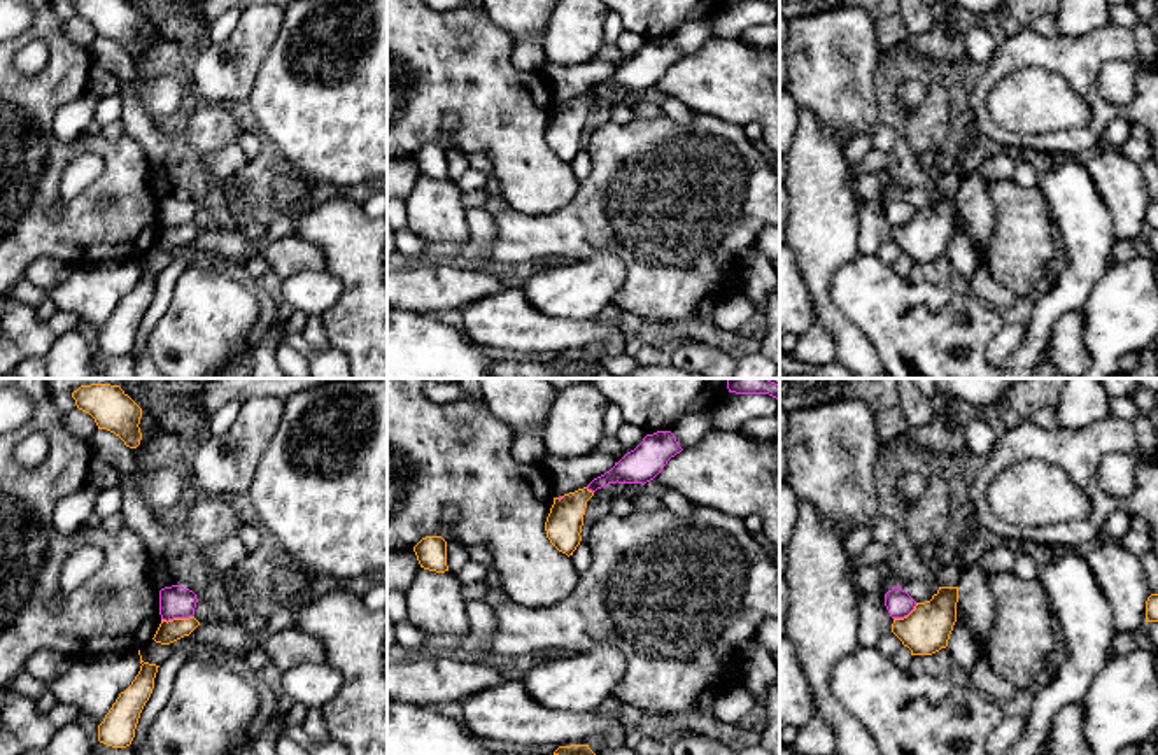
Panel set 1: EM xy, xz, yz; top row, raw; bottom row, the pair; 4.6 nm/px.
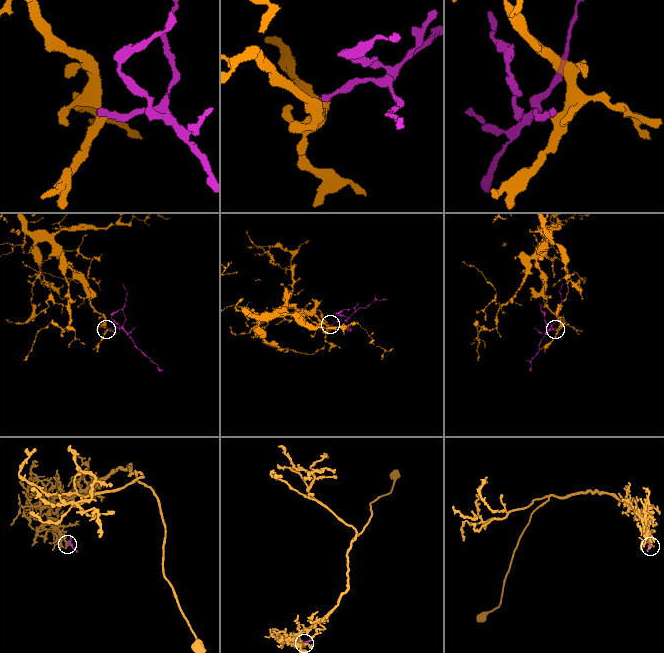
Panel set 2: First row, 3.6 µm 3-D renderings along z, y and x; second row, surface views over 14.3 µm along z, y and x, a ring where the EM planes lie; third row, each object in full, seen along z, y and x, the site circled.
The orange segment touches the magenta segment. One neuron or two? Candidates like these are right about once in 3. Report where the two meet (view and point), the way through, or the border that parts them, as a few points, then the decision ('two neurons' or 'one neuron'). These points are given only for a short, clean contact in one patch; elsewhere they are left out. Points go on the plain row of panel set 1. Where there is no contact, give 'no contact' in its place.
xy (176, 226) | along xy (191, 223), (162, 228) | two neurons

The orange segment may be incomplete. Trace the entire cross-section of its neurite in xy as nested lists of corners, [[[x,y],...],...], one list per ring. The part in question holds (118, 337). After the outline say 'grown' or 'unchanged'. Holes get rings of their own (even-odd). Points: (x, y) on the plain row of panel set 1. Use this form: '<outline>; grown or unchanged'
[[[142,263],[140,272],[140,279],[131,293],[119,301],[103,329],[98,333],[98,349],[107,354],[126,356],[135,345],[140,321],[152,301],[154,286],[159,275],[144,270]]]; unchanged

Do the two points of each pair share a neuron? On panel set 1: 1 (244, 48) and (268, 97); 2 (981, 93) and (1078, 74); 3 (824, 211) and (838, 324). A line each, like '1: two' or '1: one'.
1: two
2: one
3: one

